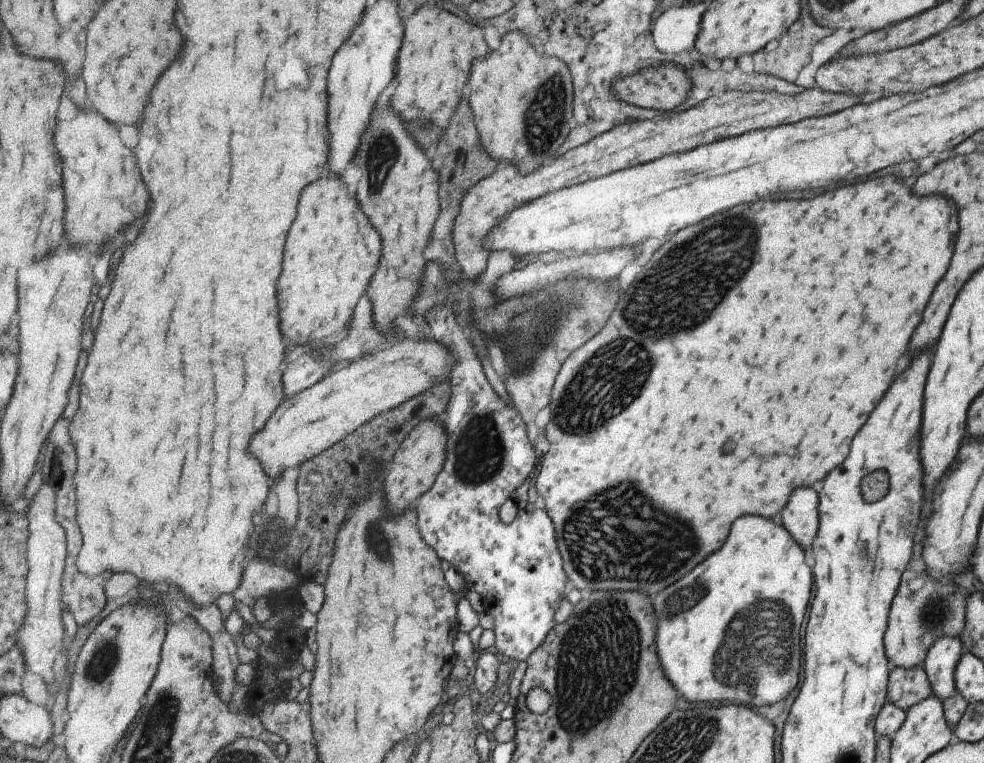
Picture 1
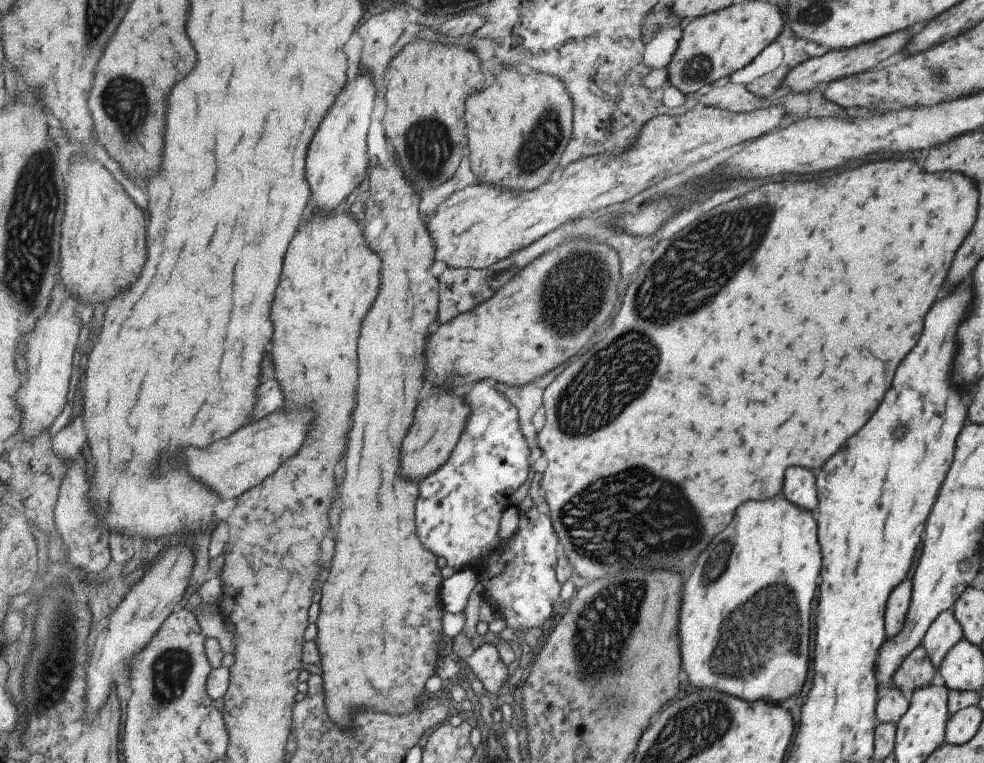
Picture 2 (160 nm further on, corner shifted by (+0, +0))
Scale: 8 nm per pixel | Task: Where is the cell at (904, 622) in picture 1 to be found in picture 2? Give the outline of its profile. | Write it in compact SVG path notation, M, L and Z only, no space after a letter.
M903 579L899 586L889 594L887 604L885 604L886 638L896 635L902 629L910 603L911 589L911 581Z

